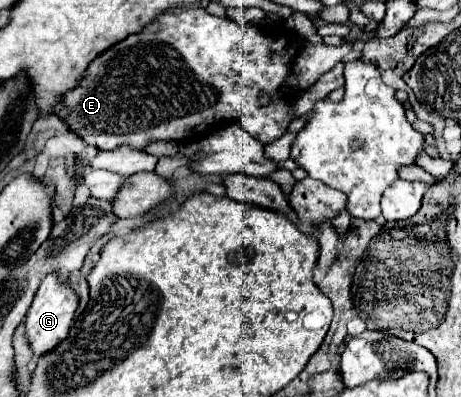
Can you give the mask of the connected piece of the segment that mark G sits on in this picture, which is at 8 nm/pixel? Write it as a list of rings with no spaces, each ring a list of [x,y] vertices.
[[[51,273],[43,279],[43,283],[27,311],[27,317],[25,317],[25,337],[27,337],[29,347],[35,357],[43,357],[49,349],[55,349],[61,341],[67,339],[77,303],[79,303],[79,299],[77,299],[75,291],[67,283],[59,283],[57,273]]]

